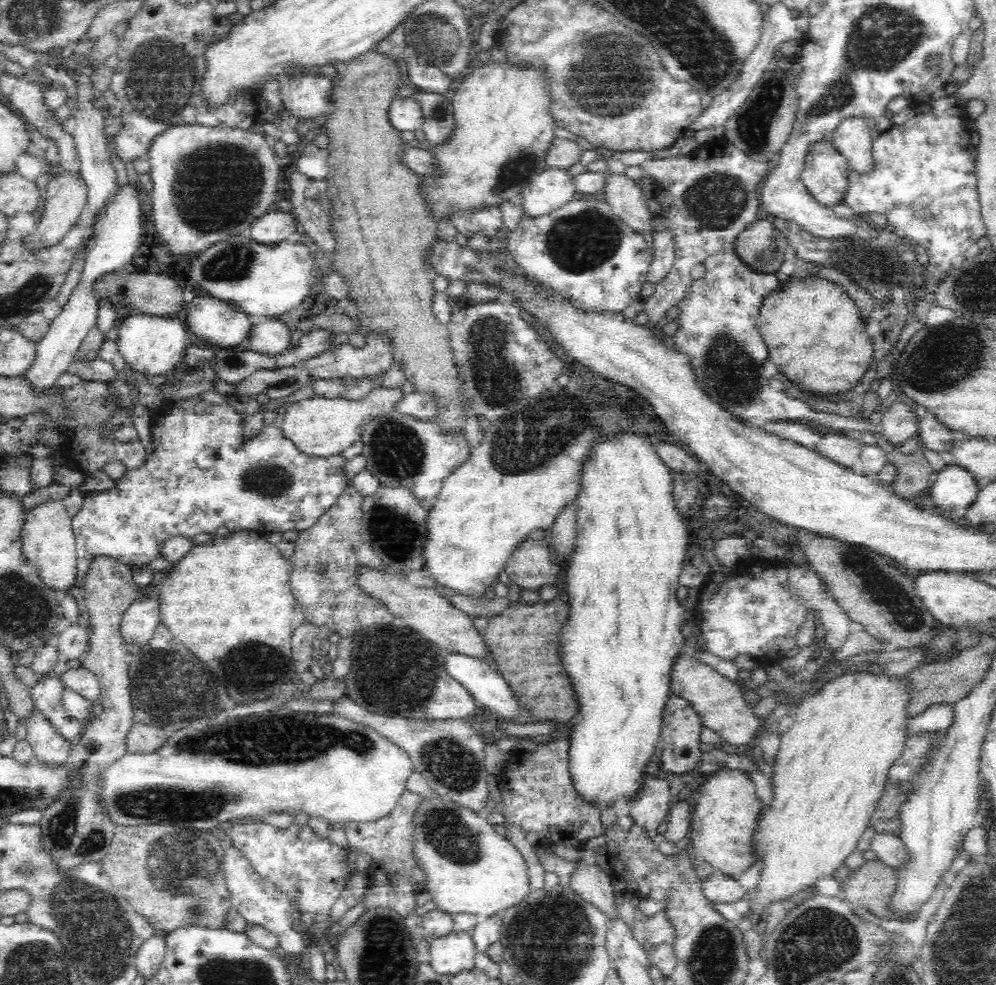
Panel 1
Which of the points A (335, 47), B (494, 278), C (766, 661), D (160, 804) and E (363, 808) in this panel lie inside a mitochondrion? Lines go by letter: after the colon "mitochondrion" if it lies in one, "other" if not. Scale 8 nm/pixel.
A: other
B: other
C: other
D: mitochondrion
E: other

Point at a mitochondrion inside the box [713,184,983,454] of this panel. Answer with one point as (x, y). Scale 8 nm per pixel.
(931, 369)

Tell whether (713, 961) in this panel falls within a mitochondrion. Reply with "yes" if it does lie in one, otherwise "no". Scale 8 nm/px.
yes

